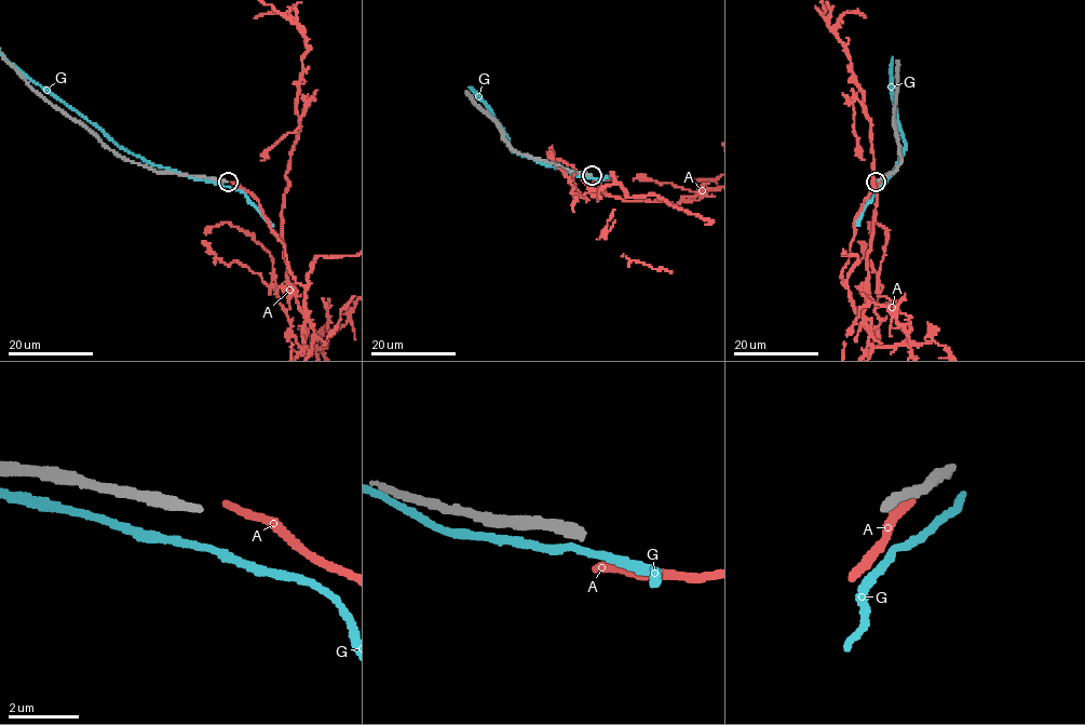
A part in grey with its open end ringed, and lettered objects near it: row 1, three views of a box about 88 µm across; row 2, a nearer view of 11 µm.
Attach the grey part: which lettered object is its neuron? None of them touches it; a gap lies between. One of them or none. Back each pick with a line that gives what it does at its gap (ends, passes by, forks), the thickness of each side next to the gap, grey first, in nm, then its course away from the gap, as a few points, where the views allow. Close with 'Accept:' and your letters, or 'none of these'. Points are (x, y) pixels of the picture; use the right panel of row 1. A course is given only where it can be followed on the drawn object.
Accept: none of these

